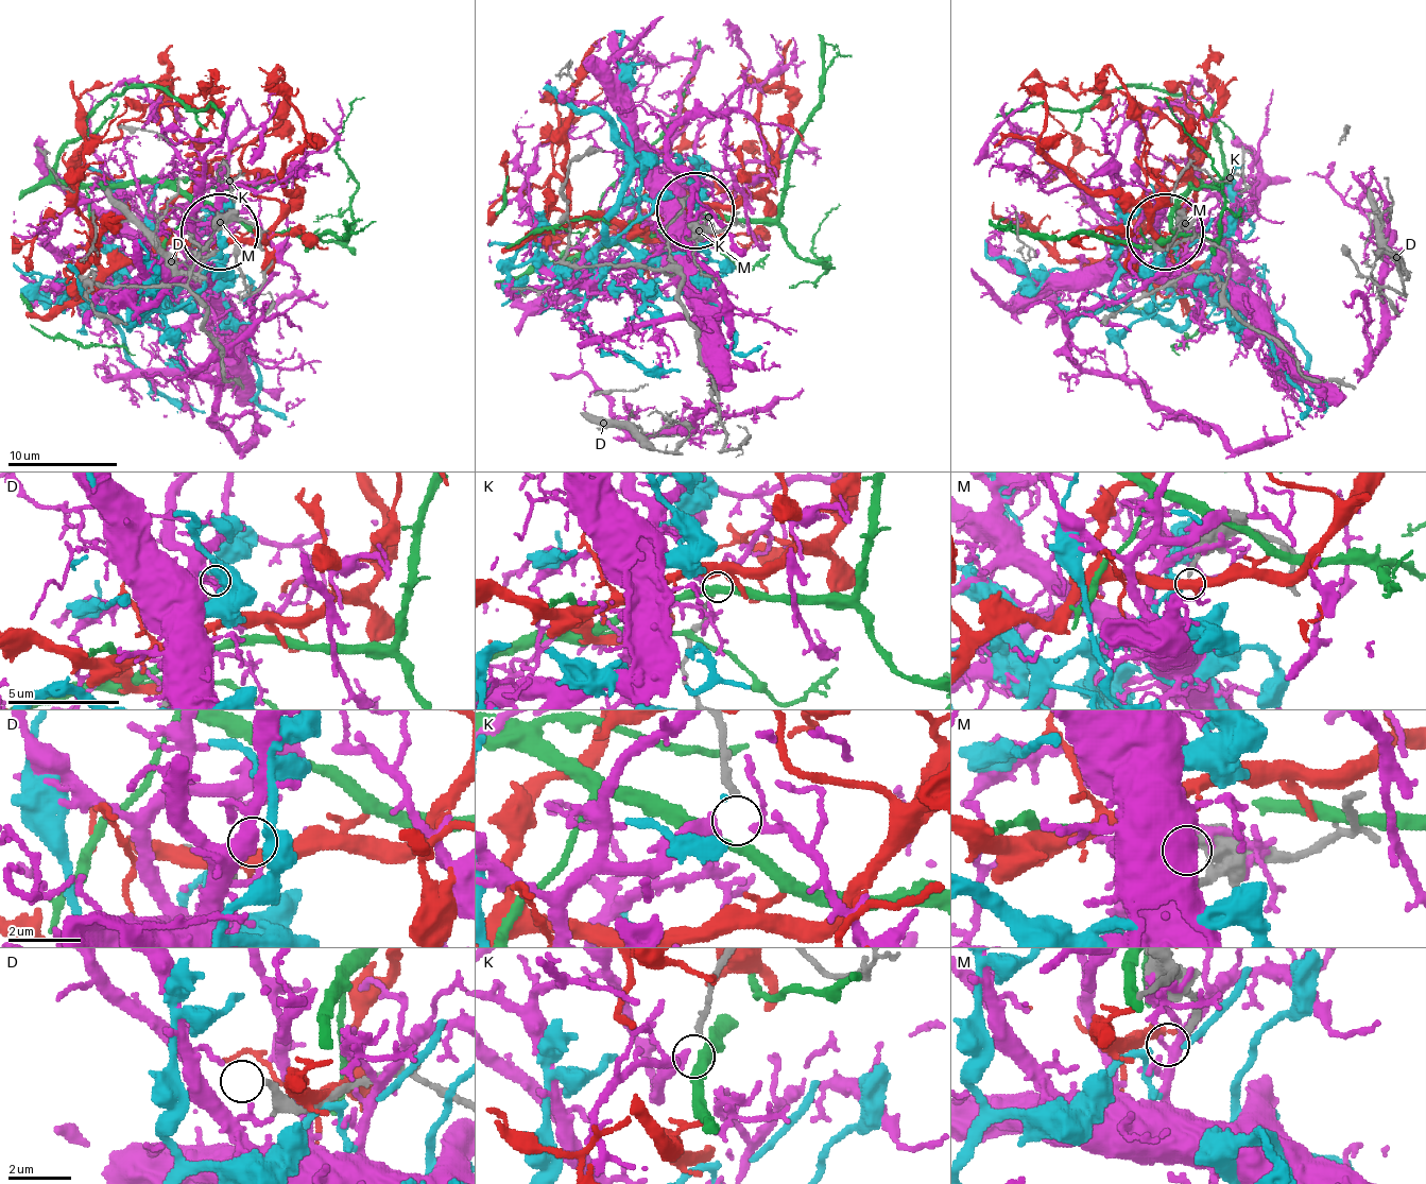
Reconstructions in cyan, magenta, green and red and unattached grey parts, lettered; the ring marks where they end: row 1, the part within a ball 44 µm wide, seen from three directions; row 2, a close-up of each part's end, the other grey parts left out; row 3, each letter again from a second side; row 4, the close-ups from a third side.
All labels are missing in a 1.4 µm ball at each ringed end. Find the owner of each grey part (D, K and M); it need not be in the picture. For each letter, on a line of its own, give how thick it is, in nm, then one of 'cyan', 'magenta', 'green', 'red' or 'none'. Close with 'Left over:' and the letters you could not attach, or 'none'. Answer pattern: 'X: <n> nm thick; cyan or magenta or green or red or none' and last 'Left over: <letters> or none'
D: 300 nm thick; none
K: 220 nm thick; magenta
M: 180 nm thick; cyan
Left over: D

